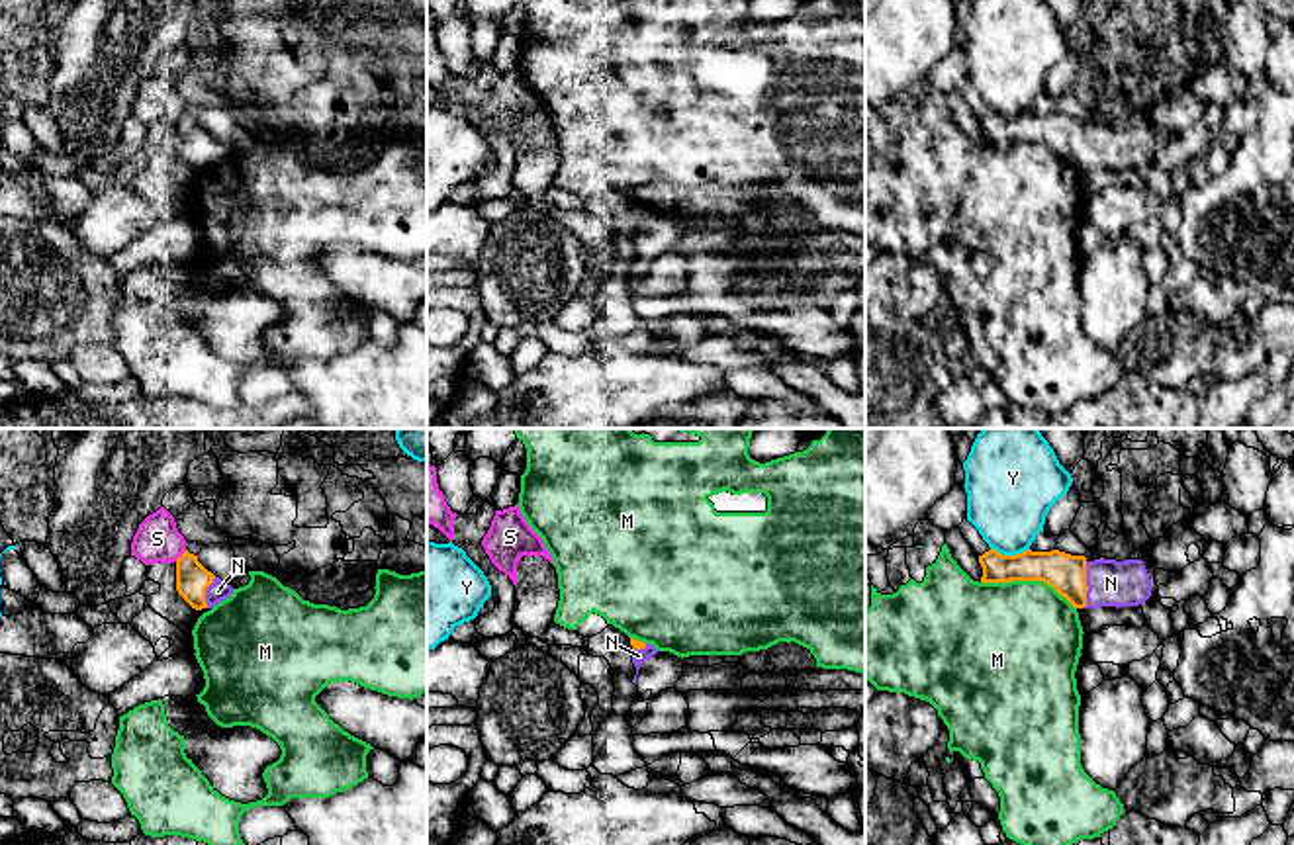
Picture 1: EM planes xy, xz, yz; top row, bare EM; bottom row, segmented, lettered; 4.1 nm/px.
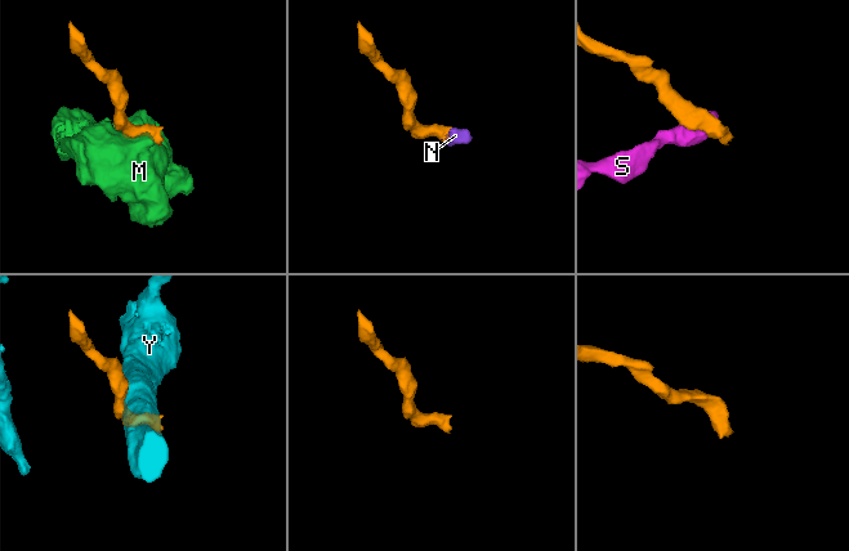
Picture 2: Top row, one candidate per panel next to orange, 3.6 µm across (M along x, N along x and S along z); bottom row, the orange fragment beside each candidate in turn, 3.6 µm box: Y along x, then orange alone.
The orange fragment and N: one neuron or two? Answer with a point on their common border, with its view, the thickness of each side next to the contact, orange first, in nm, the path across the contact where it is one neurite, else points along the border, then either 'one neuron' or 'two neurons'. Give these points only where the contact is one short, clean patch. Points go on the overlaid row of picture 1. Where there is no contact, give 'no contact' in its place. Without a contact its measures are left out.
yz (1085, 585) | 160/190 nm | one neuron

